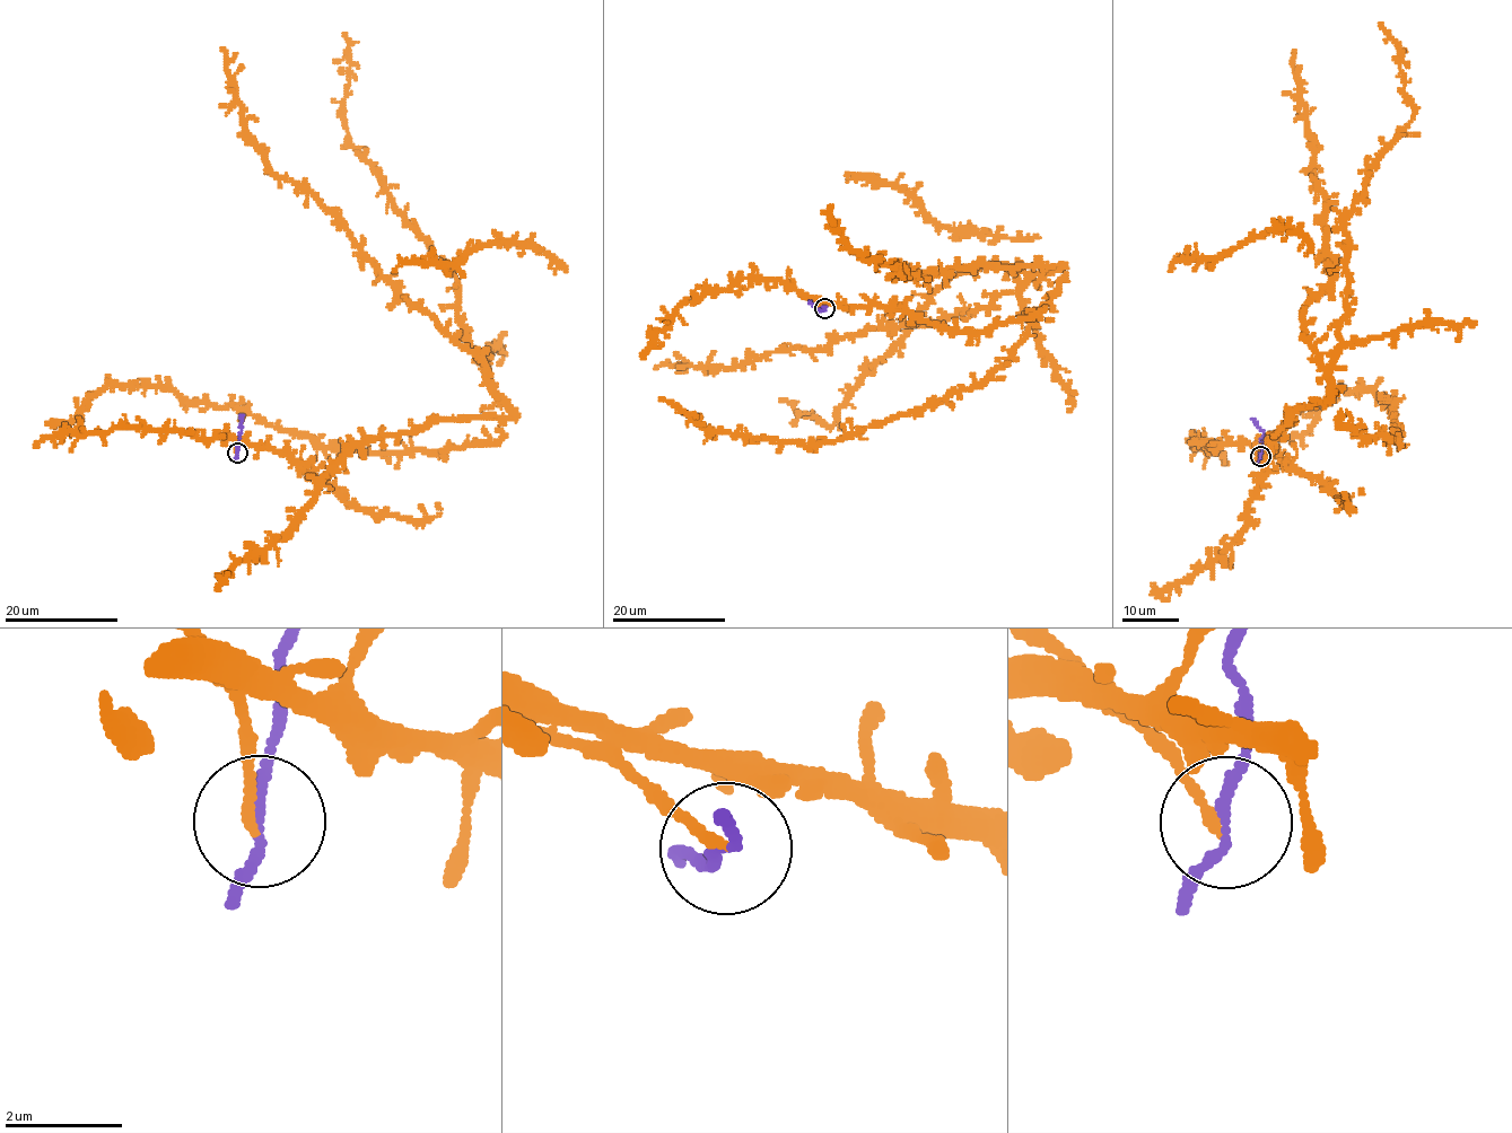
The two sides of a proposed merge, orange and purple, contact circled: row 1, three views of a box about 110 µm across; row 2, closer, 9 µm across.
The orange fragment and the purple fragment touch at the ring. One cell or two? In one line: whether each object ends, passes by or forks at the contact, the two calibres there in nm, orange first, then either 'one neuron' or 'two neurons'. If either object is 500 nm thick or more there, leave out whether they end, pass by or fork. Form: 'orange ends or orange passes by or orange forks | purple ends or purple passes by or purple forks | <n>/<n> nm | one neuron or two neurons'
orange ends | purple passes by | 170/160 nm | two neurons

